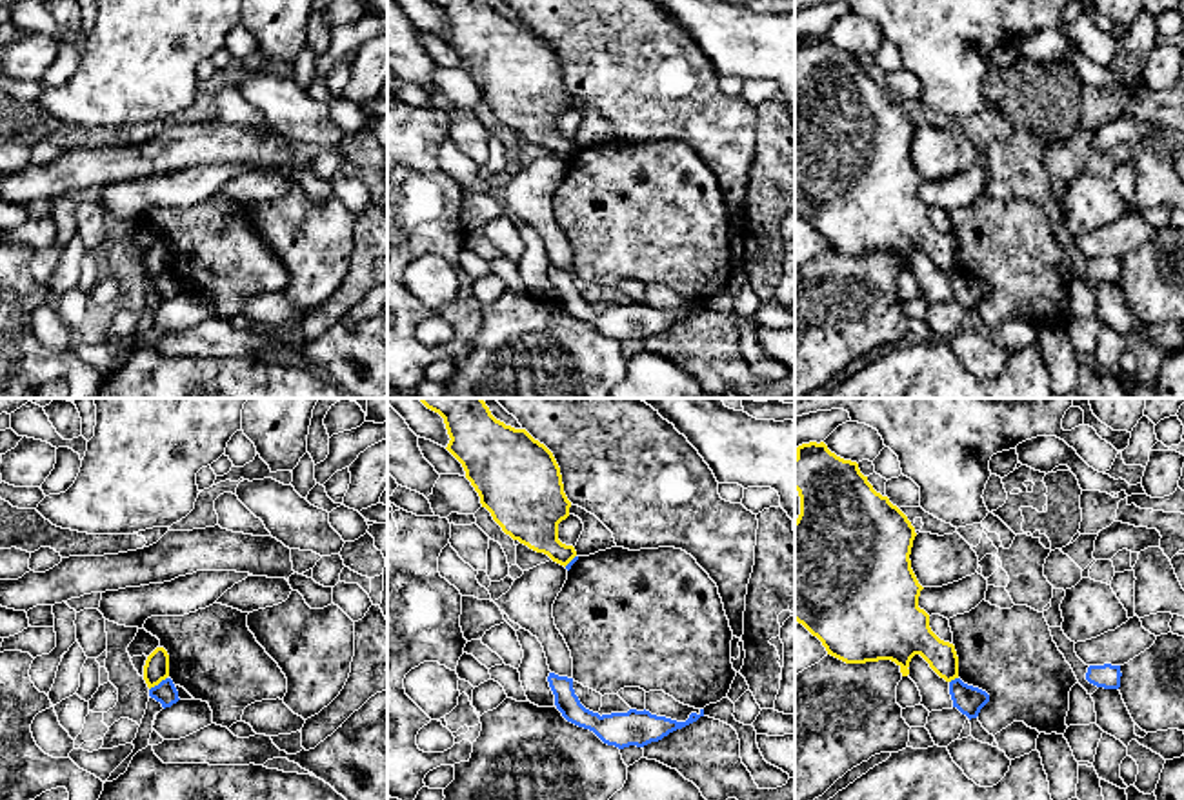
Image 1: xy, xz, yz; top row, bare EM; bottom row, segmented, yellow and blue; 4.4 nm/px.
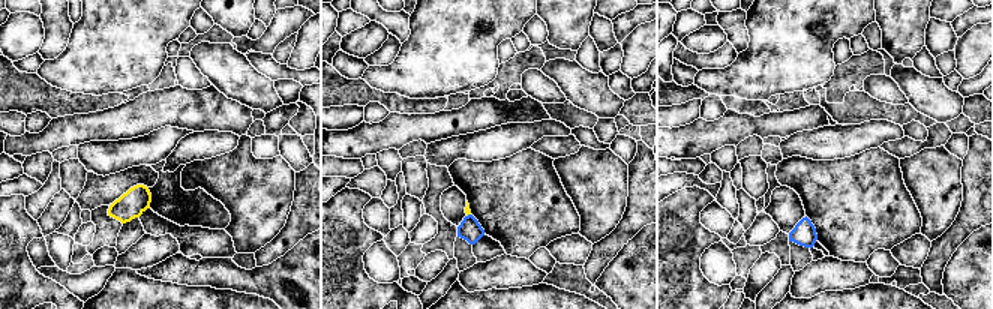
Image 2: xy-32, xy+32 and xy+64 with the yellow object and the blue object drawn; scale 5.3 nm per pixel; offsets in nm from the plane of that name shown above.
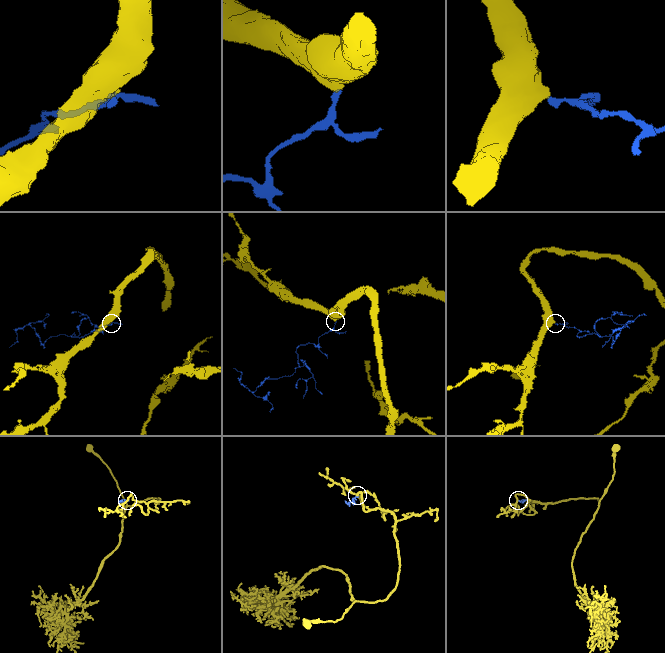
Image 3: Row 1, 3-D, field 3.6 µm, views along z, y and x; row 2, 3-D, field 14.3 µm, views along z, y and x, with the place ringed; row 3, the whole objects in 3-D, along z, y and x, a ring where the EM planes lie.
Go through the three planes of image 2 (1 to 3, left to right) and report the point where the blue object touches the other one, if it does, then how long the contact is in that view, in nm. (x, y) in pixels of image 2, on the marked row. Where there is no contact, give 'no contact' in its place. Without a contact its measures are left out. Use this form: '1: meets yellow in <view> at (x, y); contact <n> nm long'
1: no contact
2: meets yellow in xy+32 at (468, 213); contact 30 nm long
3: no contact

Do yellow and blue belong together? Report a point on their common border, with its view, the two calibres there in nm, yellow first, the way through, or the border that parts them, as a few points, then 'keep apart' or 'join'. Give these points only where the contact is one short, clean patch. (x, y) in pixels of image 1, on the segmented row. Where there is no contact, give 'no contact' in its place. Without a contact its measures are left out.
xy (157, 684) | 110/100 nm | along xy (166, 677), (150, 690) | keep apart

